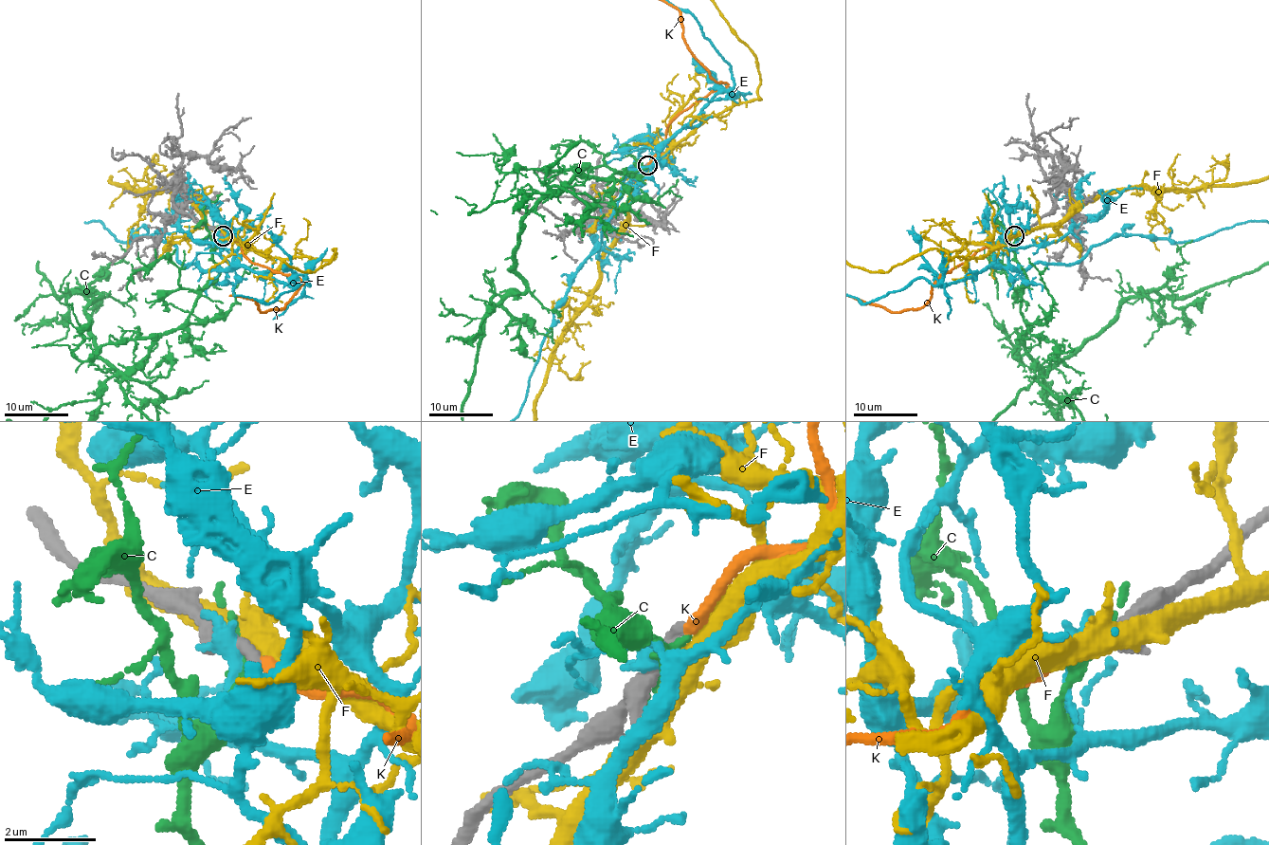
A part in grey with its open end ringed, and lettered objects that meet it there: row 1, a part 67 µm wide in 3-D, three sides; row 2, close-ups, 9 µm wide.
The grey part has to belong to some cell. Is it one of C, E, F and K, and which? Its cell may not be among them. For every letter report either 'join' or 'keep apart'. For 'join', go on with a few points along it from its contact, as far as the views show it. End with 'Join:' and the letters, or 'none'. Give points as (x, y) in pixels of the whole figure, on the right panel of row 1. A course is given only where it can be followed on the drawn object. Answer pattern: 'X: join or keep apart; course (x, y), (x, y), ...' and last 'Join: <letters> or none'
C: keep apart
E: keep apart
F: keep apart
K: join
Join: K

